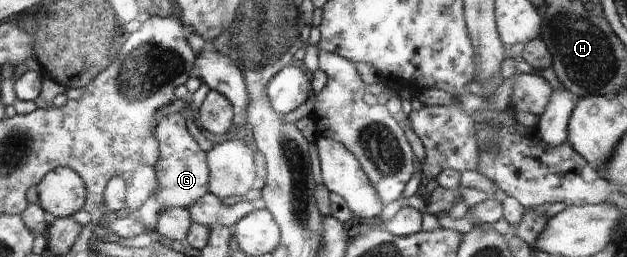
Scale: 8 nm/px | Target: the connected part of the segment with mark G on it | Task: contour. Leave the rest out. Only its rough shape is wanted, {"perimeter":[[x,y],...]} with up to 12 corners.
{"perimeter":[[182,112],[159,124],[163,190],[138,221],[156,229],[168,206],[209,193],[206,151]]}

